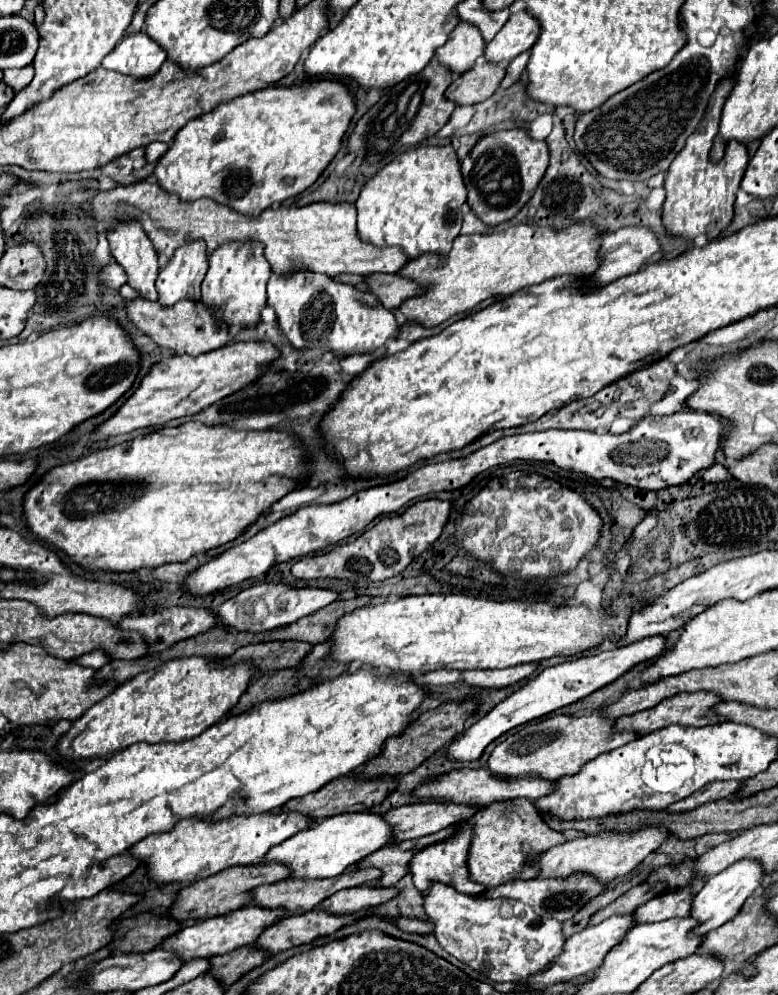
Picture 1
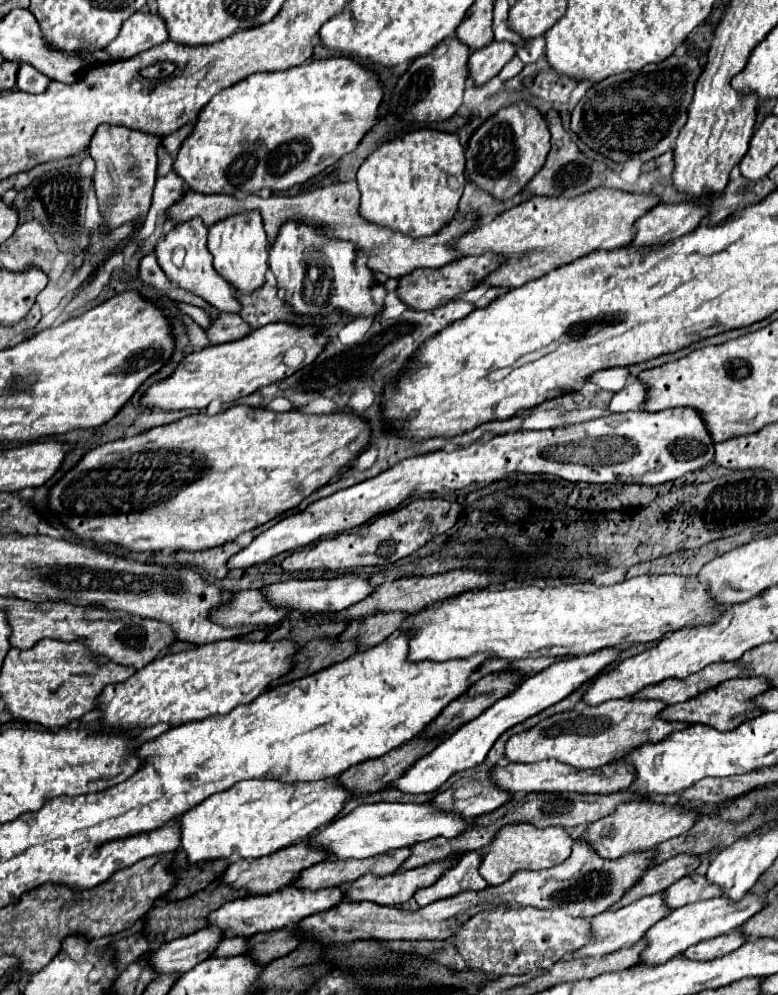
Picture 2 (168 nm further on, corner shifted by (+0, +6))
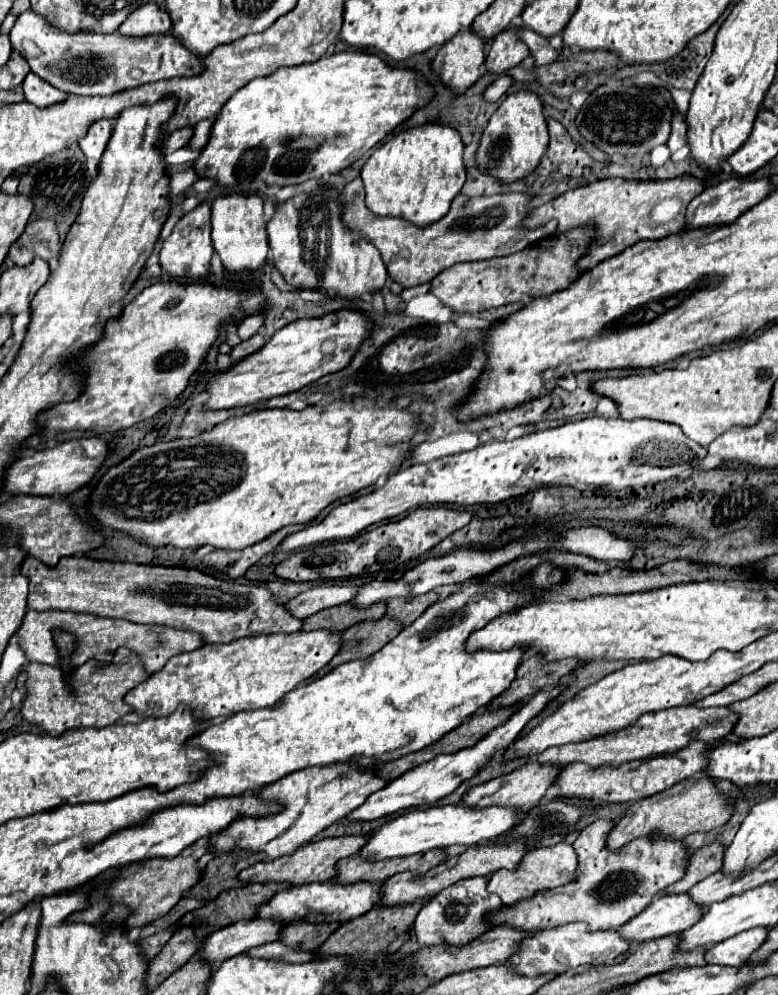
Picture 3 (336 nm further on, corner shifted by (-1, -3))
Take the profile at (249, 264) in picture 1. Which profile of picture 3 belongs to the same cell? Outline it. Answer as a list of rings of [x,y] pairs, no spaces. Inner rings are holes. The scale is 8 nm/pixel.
[[[228,193],[212,201],[212,243],[228,271],[258,269],[268,259],[268,235],[262,213],[262,197],[258,193]]]

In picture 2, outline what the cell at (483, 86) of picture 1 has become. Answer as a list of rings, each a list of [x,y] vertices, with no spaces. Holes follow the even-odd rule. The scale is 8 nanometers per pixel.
[[[491,42],[489,46],[475,50],[469,56],[467,72],[475,86],[481,86],[489,82],[493,76],[499,74],[499,70],[515,56],[515,46],[509,42]]]

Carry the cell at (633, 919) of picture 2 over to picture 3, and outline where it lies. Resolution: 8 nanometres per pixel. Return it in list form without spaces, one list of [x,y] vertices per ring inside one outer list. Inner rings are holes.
[[[666,893],[656,897],[648,909],[620,927],[620,935],[632,943],[642,943],[654,937],[666,937],[682,933],[698,923],[698,917],[706,911],[694,907],[688,893]]]

